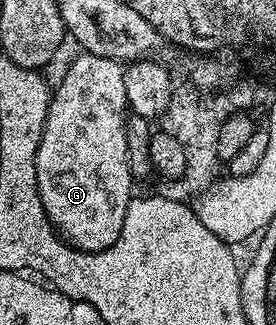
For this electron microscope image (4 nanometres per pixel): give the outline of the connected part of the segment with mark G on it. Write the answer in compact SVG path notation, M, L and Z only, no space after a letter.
M82 52L69 65L69 70L61 77L61 82L55 85L53 97L49 100L49 114L43 127L43 135L37 152L37 190L41 192L41 202L45 208L47 219L57 230L61 240L68 241L74 249L82 249L85 253L98 253L115 243L123 231L123 219L127 215L129 202L135 196L135 179L129 170L129 156L127 155L127 135L125 134L125 116L127 113L127 87L125 86L125 69L122 62L103 59L103 55L91 55Z

